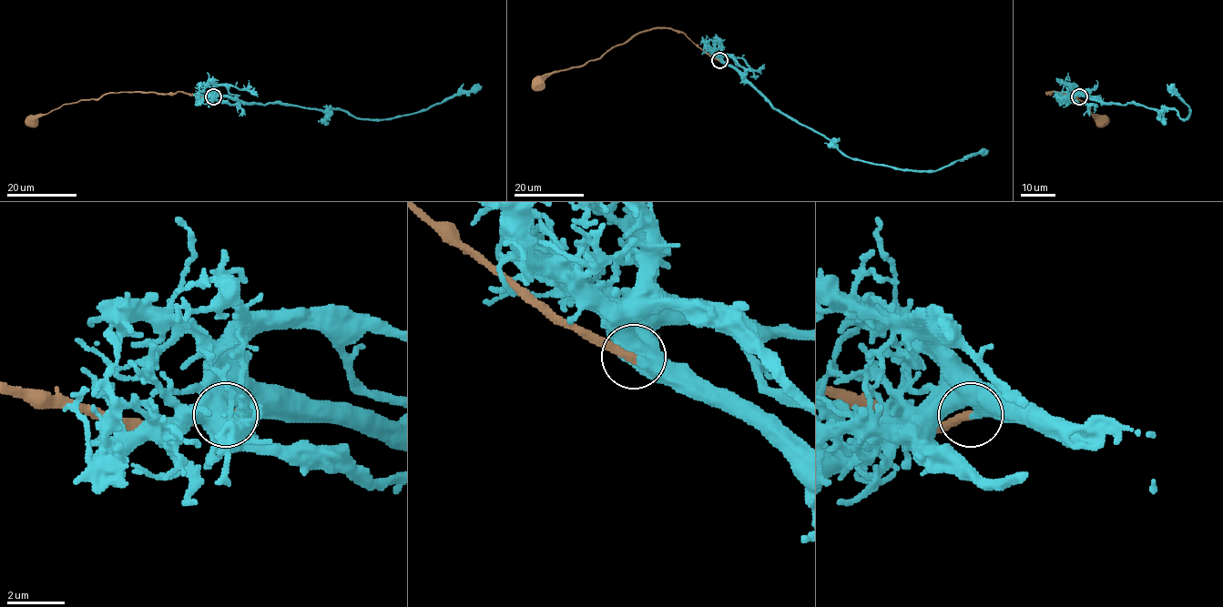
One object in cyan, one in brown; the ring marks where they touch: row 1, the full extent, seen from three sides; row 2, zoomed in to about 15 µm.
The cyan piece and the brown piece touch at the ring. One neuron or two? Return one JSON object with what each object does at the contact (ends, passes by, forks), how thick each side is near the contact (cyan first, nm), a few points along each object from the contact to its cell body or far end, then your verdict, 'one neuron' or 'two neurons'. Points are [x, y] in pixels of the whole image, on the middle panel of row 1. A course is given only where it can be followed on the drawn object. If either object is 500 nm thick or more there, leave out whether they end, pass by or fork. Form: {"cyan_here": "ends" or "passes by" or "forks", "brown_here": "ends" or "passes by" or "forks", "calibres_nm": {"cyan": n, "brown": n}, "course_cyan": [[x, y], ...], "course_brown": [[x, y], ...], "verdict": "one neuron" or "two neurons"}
{"cyan_here": "ends", "brown_here": "ends", "calibres_nm": {"cyan": 360, "brown": 320}, "course_cyan": [[719, 60], [736, 69], [774, 107], [828, 137], [852, 158], [910, 170], [937, 170], [988, 150]], "course_brown": [[719, 60], [709, 56], [683, 33], [667, 28], [651, 28], [612, 46], [597, 58], [547, 74], [537, 83]], "verdict": "one neuron"}

